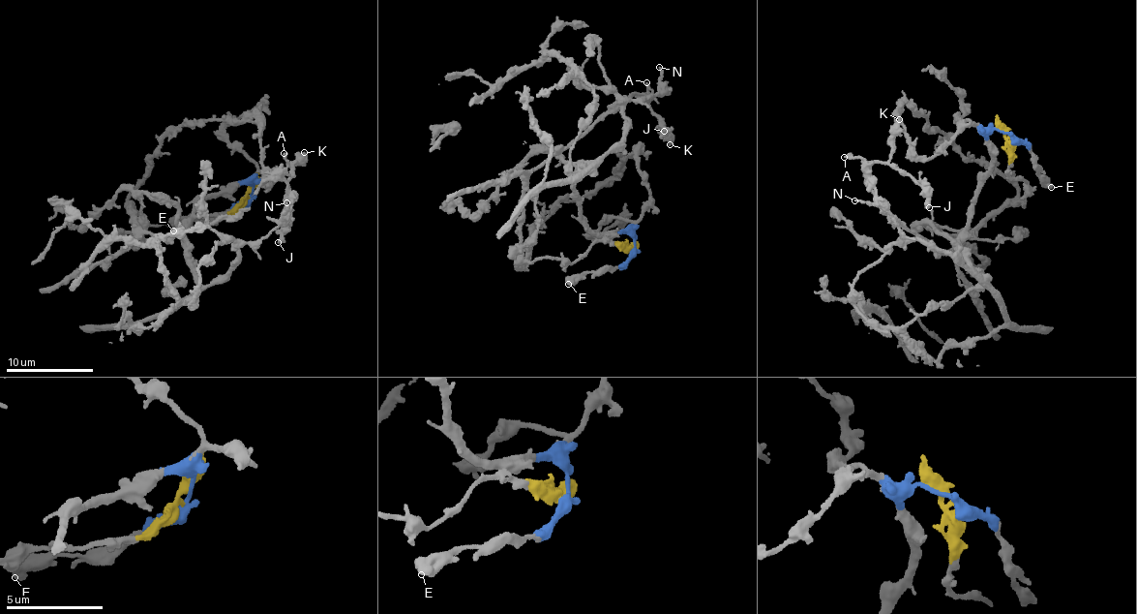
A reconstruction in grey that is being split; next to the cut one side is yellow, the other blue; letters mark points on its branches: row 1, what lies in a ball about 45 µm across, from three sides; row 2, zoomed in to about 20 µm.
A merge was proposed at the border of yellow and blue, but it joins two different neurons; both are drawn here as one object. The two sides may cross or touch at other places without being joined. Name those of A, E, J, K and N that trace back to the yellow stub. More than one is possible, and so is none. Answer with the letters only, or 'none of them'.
A, J, K

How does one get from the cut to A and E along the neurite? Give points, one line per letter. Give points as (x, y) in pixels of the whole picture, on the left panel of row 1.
A: (251, 194), (227, 212), (148, 224), (132, 209), (138, 229), (163, 237), (235, 213), (286, 166), (283, 153)
E: (251, 194), (222, 215), (194, 219), (172, 230)

